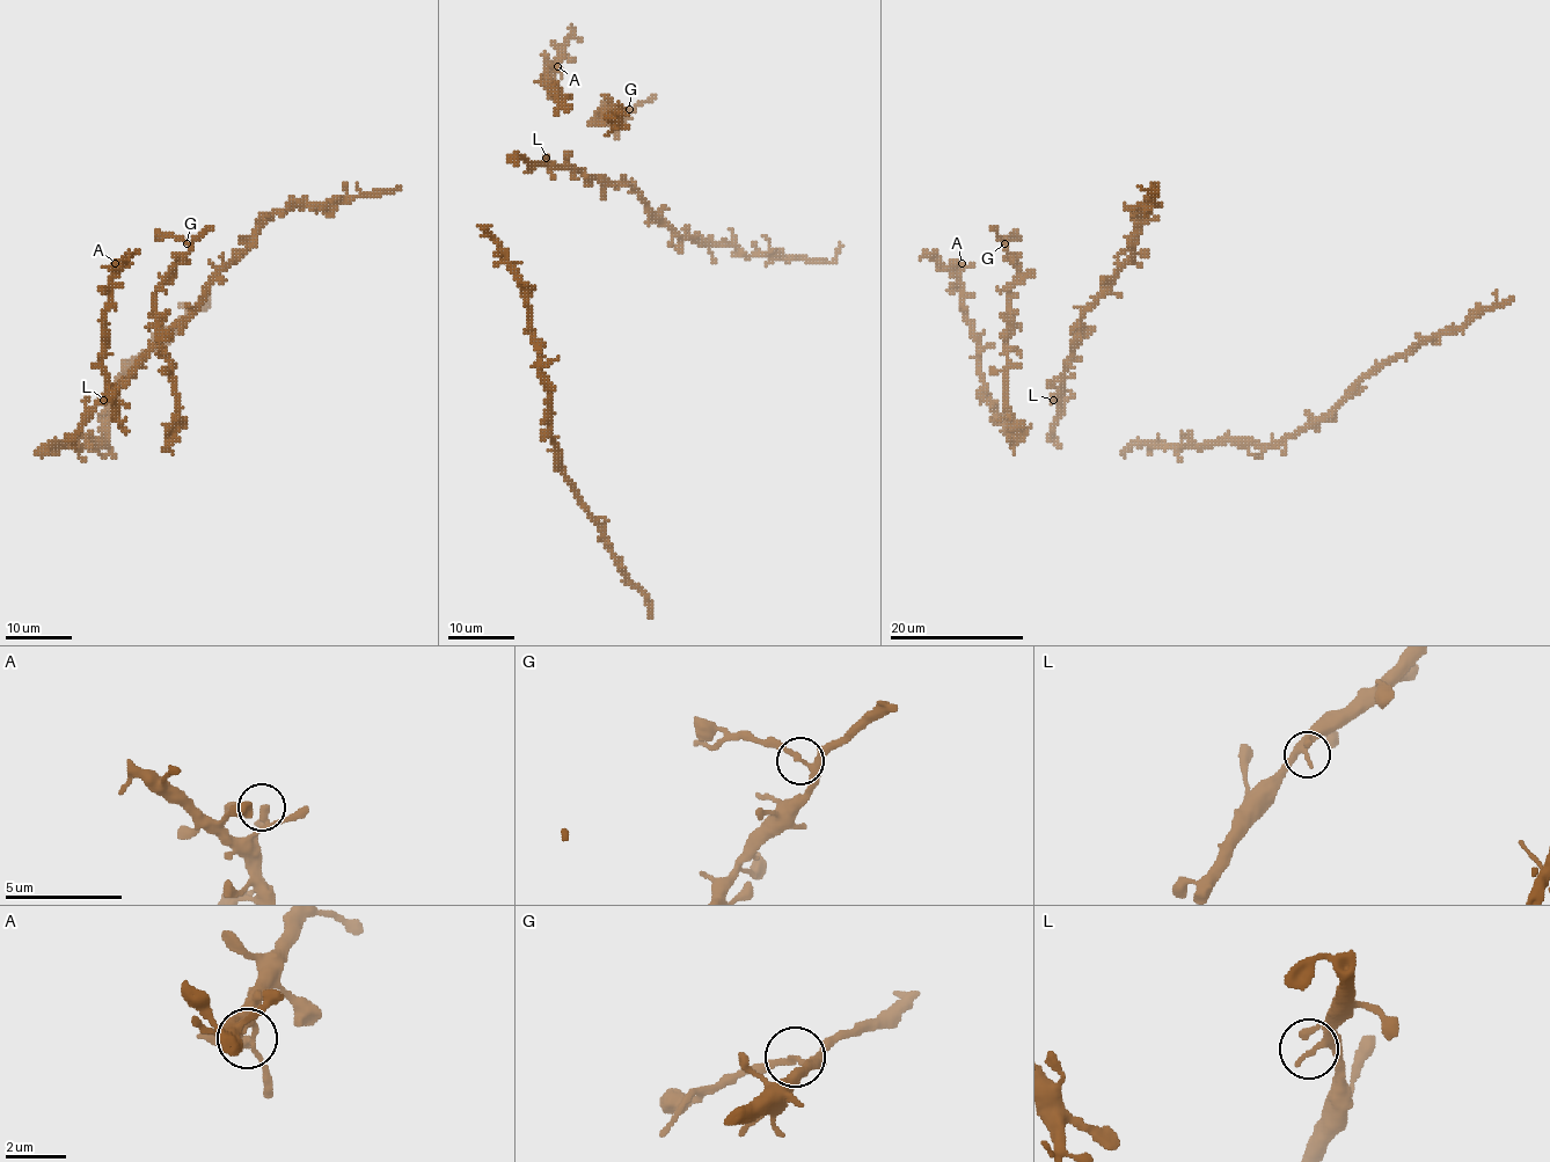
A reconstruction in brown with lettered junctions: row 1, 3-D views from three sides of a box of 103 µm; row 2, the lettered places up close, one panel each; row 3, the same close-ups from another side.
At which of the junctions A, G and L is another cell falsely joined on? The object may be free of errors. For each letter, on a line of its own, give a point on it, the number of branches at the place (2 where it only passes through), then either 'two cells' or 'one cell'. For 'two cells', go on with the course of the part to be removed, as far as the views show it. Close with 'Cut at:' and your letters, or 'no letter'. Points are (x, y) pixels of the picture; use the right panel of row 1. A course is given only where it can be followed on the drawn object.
A: (962, 263) | 2 | one cell
G: (1004, 243) | 3 | two cells | (1004, 242), (1008, 238), (1022, 239)
L: (1053, 400) | 3 | one cell
Cut at: G

